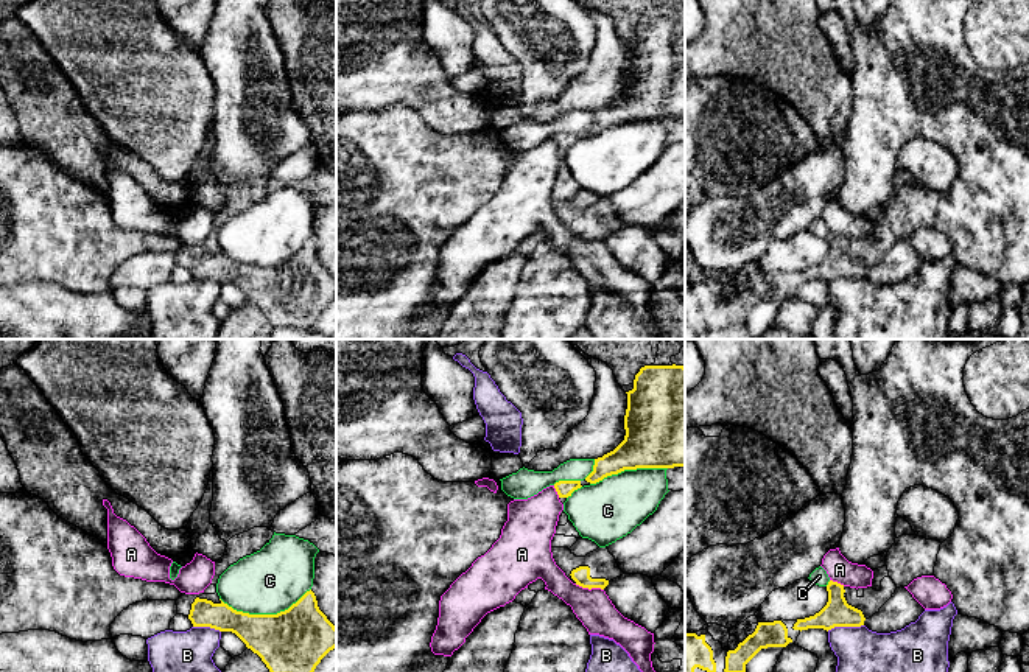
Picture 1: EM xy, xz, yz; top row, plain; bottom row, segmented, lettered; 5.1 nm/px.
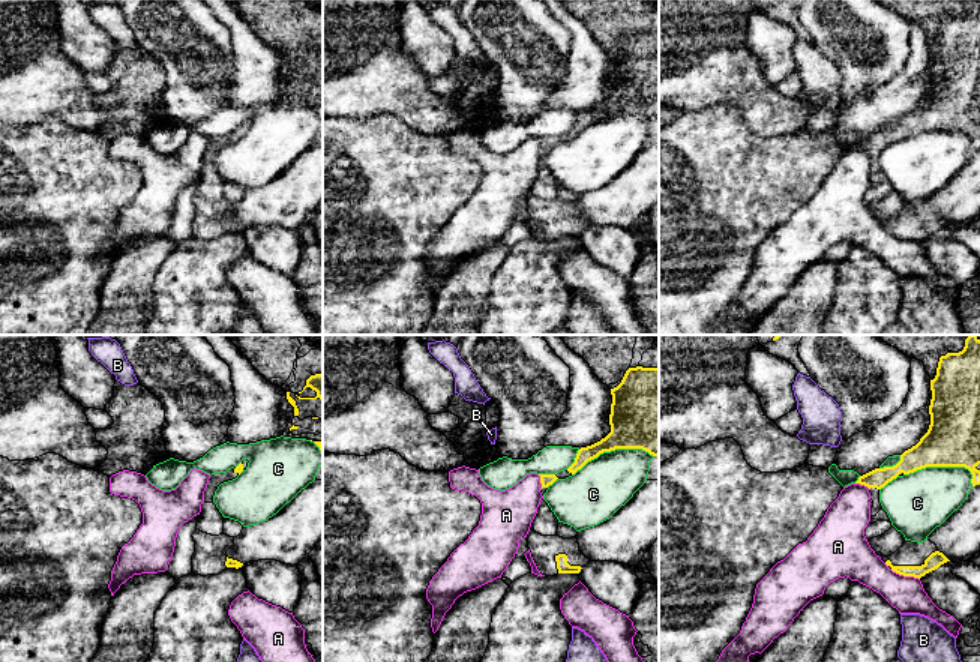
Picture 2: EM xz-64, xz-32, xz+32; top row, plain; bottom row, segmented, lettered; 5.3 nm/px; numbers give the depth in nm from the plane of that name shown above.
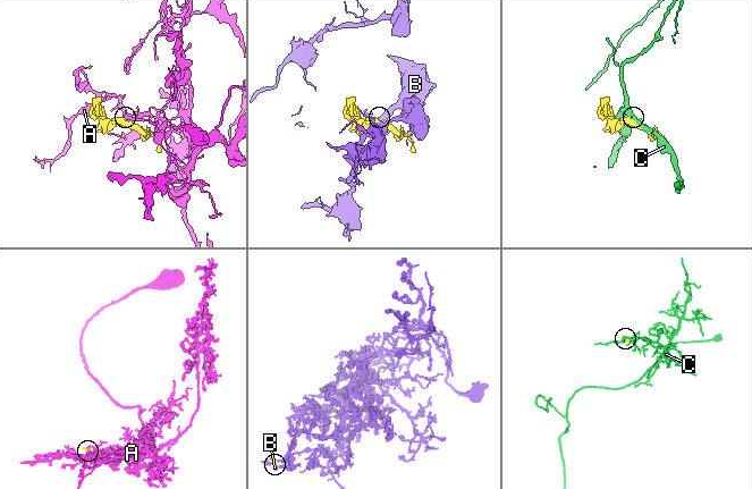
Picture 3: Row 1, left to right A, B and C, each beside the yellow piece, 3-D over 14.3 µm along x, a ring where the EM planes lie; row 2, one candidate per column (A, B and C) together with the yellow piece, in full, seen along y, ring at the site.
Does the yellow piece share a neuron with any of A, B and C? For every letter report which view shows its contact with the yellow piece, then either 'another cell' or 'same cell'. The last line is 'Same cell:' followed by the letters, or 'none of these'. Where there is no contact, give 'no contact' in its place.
A: contact in xz; another cell
B: contact in yz; another cell
C: contact in xy; another cell
Same cell: none of these

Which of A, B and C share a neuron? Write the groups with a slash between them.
A / B / C

